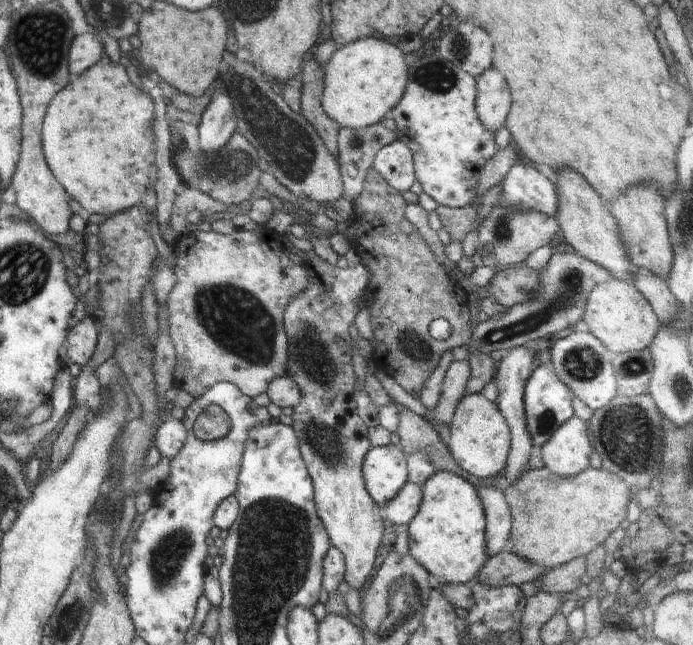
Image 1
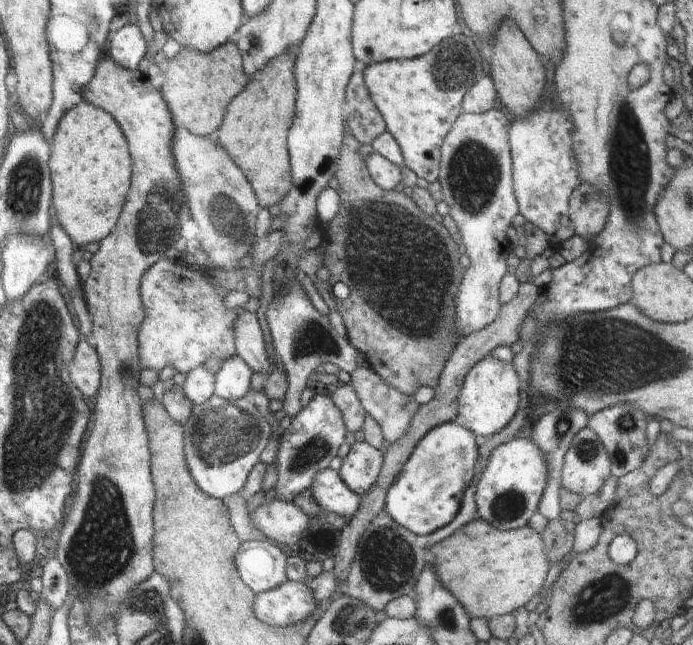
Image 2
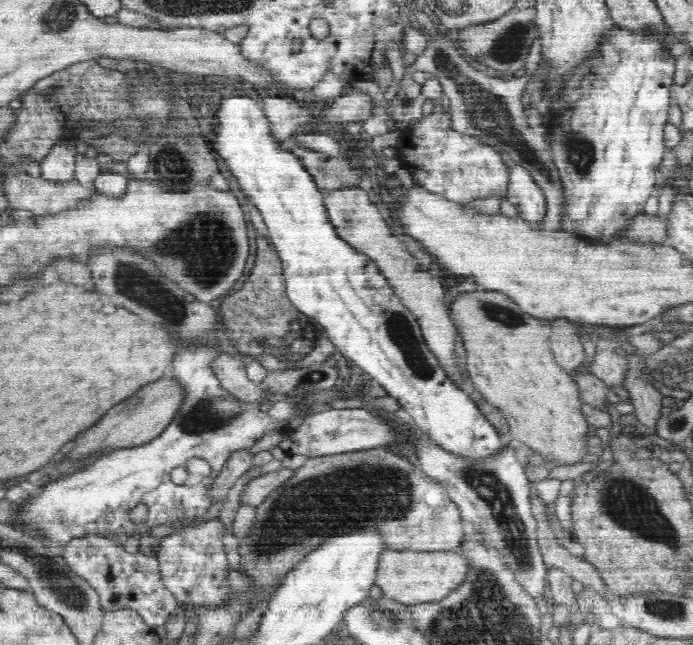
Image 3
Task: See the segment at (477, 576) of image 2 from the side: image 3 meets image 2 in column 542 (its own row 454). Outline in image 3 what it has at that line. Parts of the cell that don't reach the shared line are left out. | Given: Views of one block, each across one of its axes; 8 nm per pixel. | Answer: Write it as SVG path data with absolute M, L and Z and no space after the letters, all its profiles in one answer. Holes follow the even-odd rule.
M478 290L464 292L454 298L450 304L449 315L462 337L462 346L466 350L466 368L474 389L482 393L486 402L494 405L503 414L509 424L509 437L516 444L526 444L550 460L556 459L564 466L578 462L586 448L584 432L588 422L582 415L579 390L571 378L554 358L549 345L549 325L545 319L526 314L514 301L507 300L500 292Z

